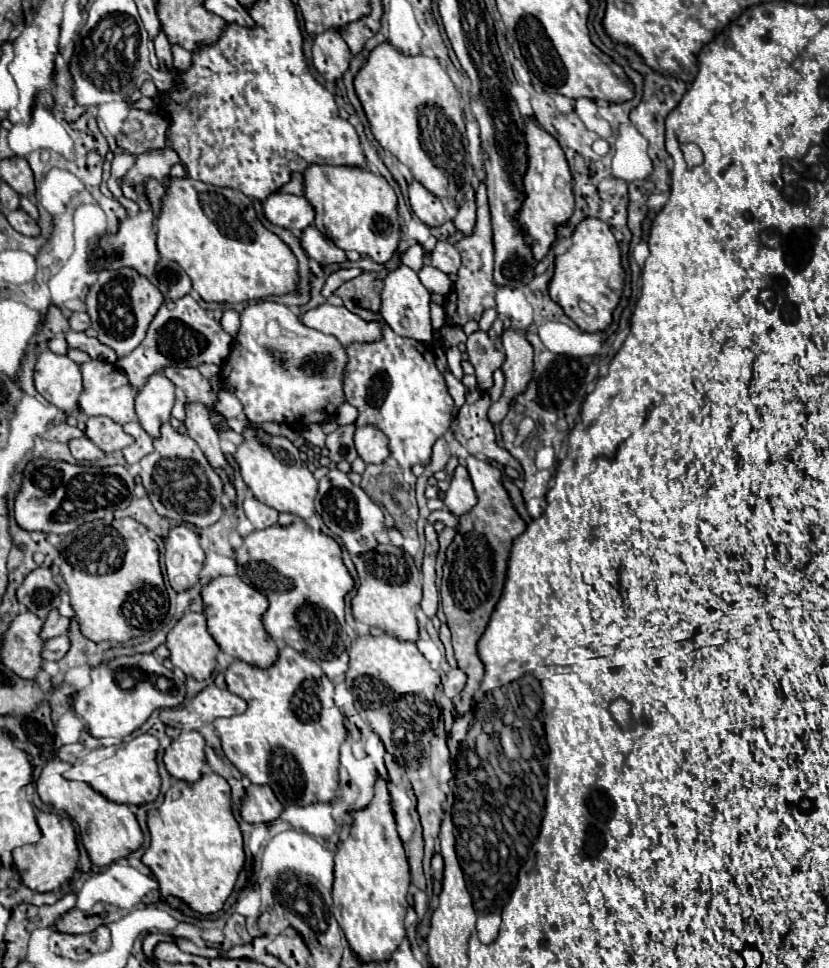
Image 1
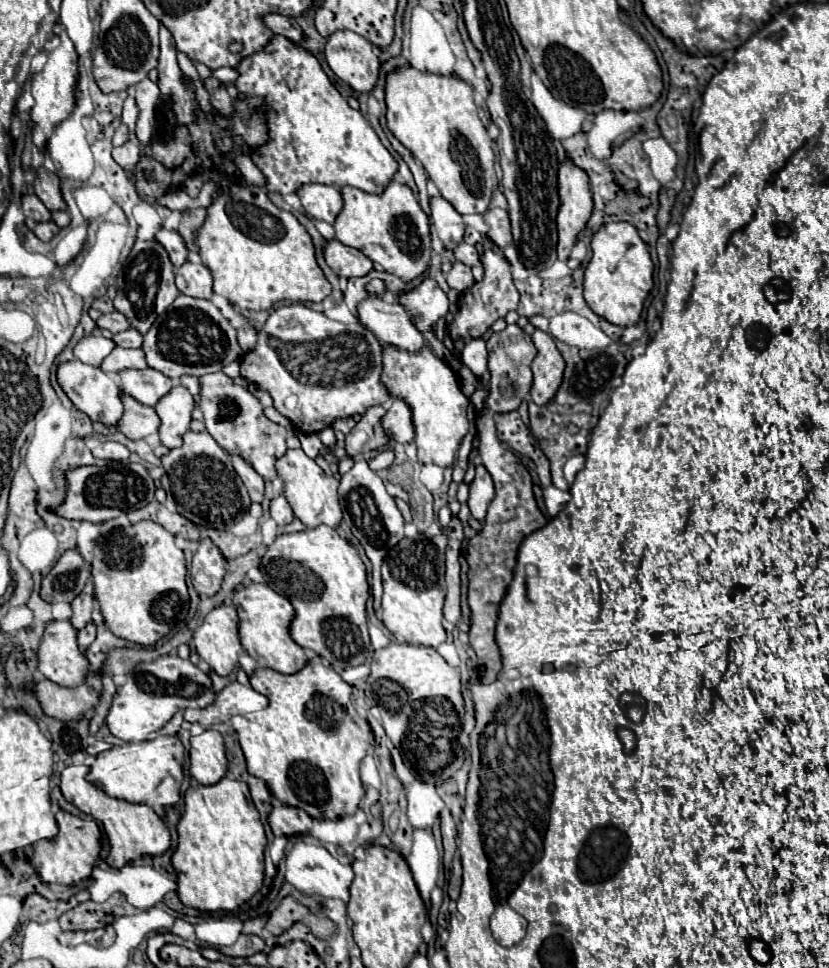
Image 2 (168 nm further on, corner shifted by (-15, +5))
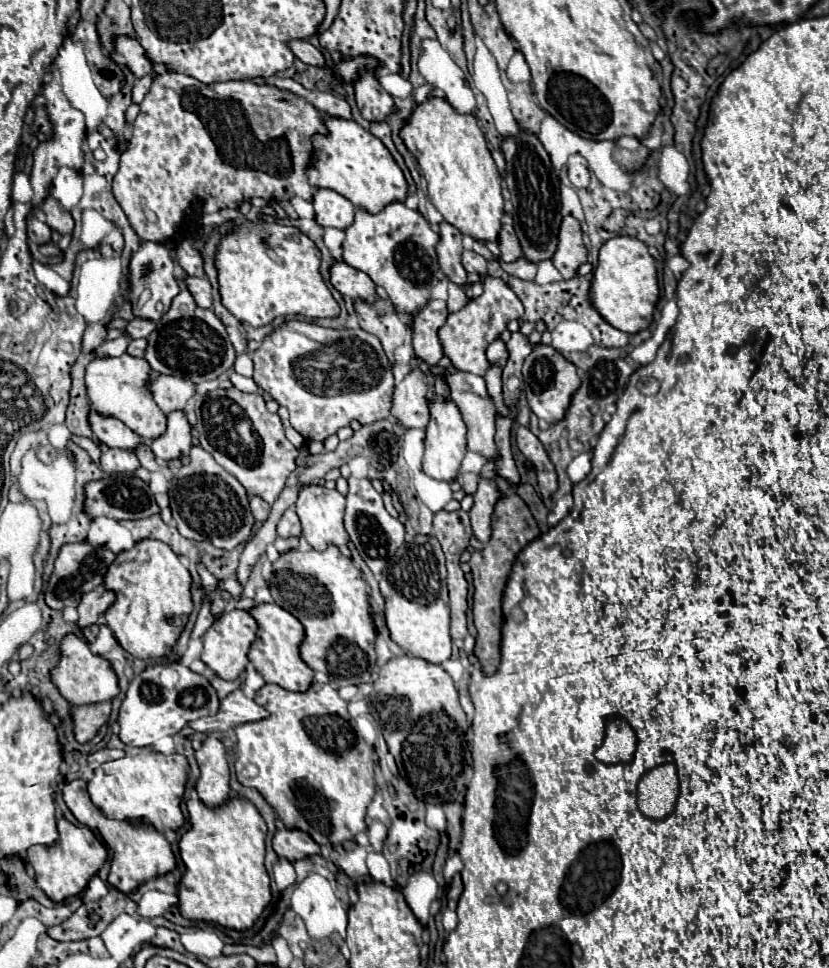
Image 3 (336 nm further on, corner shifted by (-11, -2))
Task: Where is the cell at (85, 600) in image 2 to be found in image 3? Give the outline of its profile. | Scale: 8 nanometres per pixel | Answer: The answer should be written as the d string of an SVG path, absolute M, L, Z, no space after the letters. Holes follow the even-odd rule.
M99 586L87 594L83 594L79 604L79 628L91 626L101 620L105 610L115 602L115 592L107 590L105 586Z

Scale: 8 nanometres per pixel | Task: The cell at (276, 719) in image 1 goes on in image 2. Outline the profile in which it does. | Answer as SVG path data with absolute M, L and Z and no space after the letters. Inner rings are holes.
M307 661L301 671L291 675L257 667L249 675L249 683L255 691L269 699L269 705L263 711L237 715L231 719L245 753L247 771L263 779L281 803L291 803L315 819L337 819L341 815L355 813L365 793L359 779L359 763L367 753L373 733L369 723L359 717L351 703L351 687L333 667L315 661Z

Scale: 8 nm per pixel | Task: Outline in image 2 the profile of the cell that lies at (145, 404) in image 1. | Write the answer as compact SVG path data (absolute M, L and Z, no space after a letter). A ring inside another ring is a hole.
M173 385L173 389L167 395L163 395L163 399L159 399L155 411L161 419L159 437L165 447L173 449L181 445L183 435L191 423L193 405L195 401L183 385Z

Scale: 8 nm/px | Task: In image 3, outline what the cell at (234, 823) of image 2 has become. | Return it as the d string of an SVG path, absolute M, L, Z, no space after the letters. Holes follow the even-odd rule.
M199 798L187 802L191 828L179 842L185 876L179 882L179 912L189 920L215 922L229 930L249 930L271 902L269 874L265 870L267 826L257 808L243 798L209 808Z

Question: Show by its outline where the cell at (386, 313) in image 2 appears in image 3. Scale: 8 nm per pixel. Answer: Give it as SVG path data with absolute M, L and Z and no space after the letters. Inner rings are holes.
M431 300L419 314L415 314L415 320L411 324L411 338L415 356L421 358L425 364L435 366L443 358L443 346L439 342L439 328L447 322L449 310L445 300Z

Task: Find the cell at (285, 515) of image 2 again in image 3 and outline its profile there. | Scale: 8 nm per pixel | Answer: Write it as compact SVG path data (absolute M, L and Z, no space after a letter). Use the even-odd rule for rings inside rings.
M289 508L289 510L283 514L281 522L277 524L277 534L279 534L281 538L291 538L291 536L301 538L301 532L303 532L303 530L301 530L299 516L297 516L295 508Z

